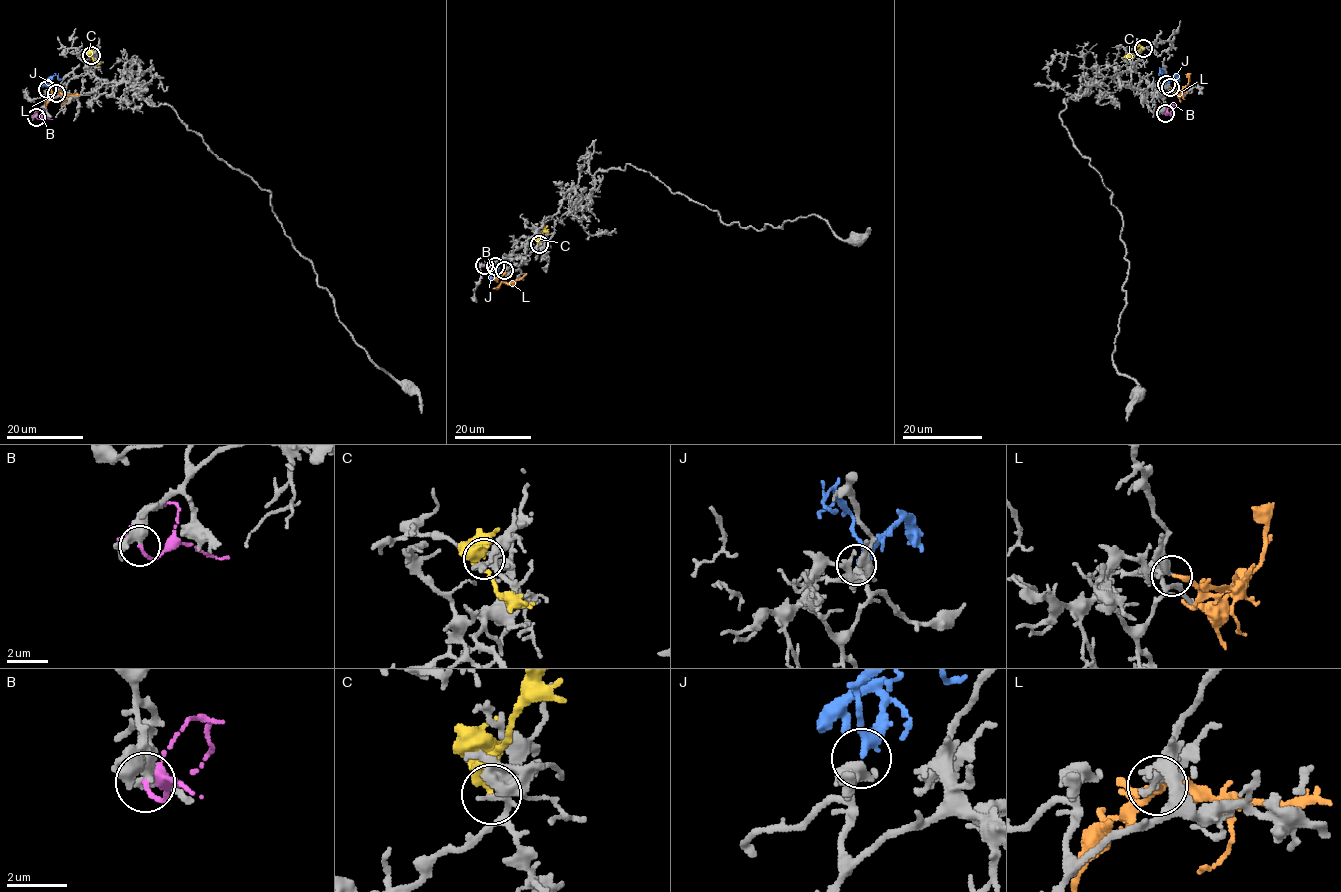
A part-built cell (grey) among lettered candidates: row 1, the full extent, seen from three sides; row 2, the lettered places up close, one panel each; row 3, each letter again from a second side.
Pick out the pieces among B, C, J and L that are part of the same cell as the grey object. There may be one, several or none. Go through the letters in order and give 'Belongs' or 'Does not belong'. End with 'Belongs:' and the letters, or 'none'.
B: Does not belong
C: Does not belong
J: Belongs
L: Belongs
Belongs: J, L

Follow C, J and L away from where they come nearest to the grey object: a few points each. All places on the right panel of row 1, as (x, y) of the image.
C: (1142, 48), (1123, 57)
J: (1166, 84), (1167, 79), (1161, 69), (1160, 73)
L: (1170, 87), (1180, 91), (1183, 87), (1183, 90), (1173, 90)

